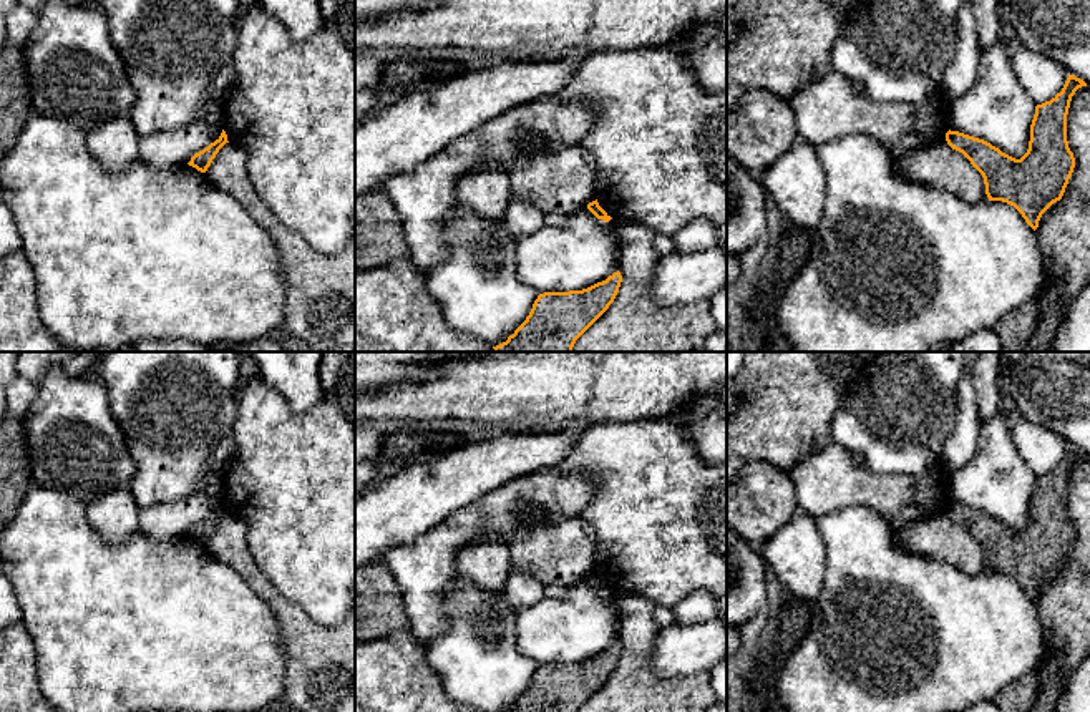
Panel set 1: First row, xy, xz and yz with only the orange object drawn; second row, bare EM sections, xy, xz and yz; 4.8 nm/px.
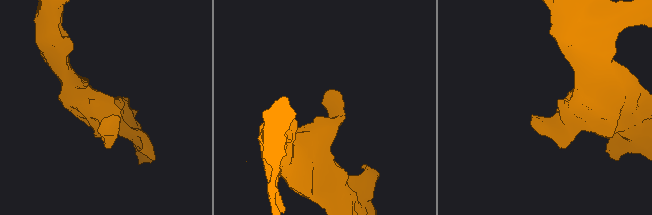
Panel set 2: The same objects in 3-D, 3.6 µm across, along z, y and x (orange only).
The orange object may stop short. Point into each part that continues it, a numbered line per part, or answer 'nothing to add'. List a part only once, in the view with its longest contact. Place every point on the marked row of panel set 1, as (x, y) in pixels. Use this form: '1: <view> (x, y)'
nothing to add

